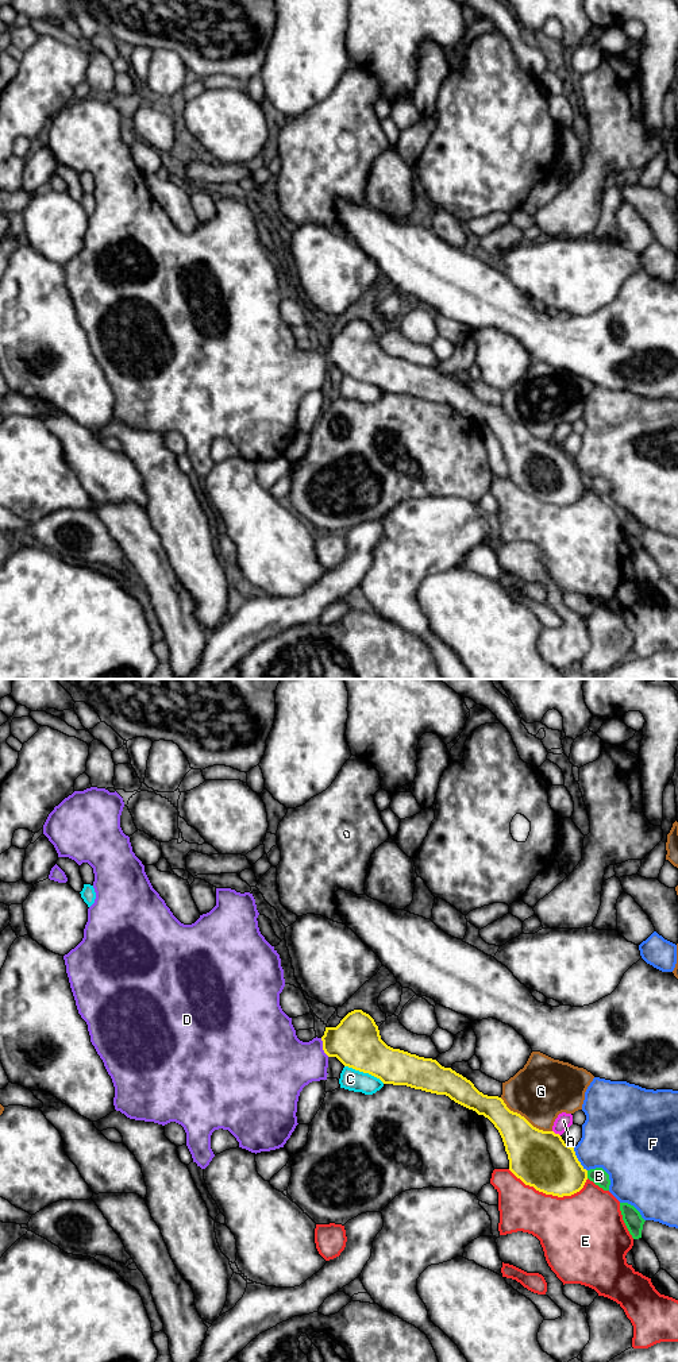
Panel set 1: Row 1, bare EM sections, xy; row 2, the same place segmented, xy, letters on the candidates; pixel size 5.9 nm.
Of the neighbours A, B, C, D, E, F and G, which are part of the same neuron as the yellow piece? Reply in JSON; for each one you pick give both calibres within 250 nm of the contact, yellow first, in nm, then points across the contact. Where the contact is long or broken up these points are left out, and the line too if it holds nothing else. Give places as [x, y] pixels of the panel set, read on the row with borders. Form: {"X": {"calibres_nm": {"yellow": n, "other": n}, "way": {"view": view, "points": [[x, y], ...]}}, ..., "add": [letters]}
{"D": {"calibres_nm": {"yellow": 300, "other": 340}, "way": {"view": "xy", "points": [[355, 1041], [335, 1042], [323, 1048], [304, 1063], [285, 1065]]}}, "add": ["D"]}

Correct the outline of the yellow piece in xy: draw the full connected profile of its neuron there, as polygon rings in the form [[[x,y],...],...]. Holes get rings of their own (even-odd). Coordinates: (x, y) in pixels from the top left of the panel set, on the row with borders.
[[[90,787],[84,791],[74,791],[72,795],[65,798],[58,806],[54,807],[43,825],[43,834],[54,845],[58,857],[69,857],[78,865],[88,863],[93,868],[93,888],[96,892],[96,899],[88,908],[88,922],[84,929],[84,938],[74,949],[63,956],[63,960],[78,1014],[86,1022],[90,1042],[112,1079],[115,1087],[113,1106],[116,1111],[120,1111],[127,1118],[135,1120],[154,1122],[162,1126],[170,1122],[181,1124],[186,1133],[186,1146],[192,1154],[193,1162],[196,1162],[201,1169],[205,1169],[215,1157],[211,1149],[211,1135],[219,1128],[228,1130],[239,1142],[239,1147],[255,1154],[284,1147],[298,1124],[296,1112],[300,1092],[312,1081],[327,1080],[328,1058],[336,1057],[344,1066],[369,1073],[380,1079],[384,1084],[407,1085],[436,1095],[446,1095],[455,1103],[488,1118],[502,1138],[509,1160],[509,1170],[525,1185],[533,1187],[536,1191],[546,1195],[558,1197],[571,1196],[583,1188],[588,1180],[588,1170],[578,1161],[574,1147],[566,1145],[559,1134],[533,1127],[524,1116],[511,1111],[501,1097],[484,1095],[470,1080],[451,1068],[442,1066],[436,1060],[419,1057],[416,1054],[388,1046],[381,1039],[380,1030],[374,1019],[362,1010],[348,1012],[336,1027],[325,1027],[321,1038],[316,1037],[309,1042],[300,1041],[292,1025],[292,1018],[289,1018],[280,1006],[280,993],[285,987],[284,969],[281,966],[280,954],[259,931],[257,921],[259,912],[257,910],[253,894],[240,894],[231,888],[216,888],[216,906],[209,912],[200,915],[194,923],[181,923],[173,915],[159,894],[153,888],[145,872],[145,865],[132,852],[130,837],[126,836],[120,827],[123,807],[123,798],[116,791],[109,792],[105,788]]]

